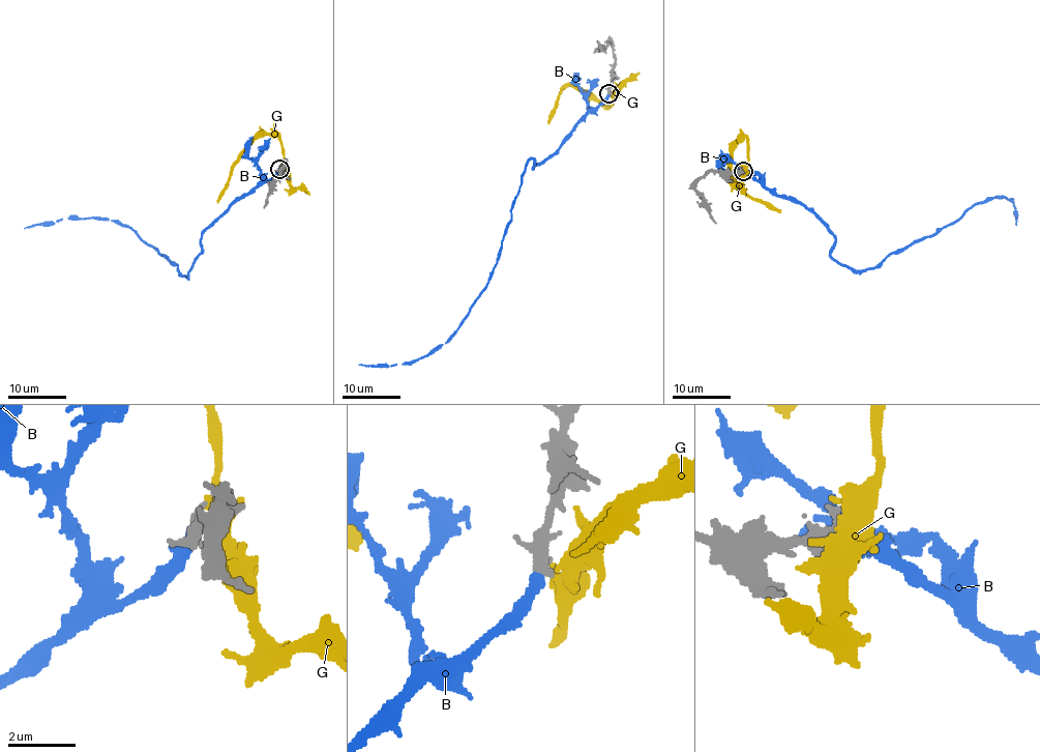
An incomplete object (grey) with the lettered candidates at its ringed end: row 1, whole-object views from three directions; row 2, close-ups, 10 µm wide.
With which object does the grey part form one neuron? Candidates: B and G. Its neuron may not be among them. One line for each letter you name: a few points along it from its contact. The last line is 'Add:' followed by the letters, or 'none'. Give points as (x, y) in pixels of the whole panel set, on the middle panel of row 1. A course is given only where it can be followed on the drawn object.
B: via (608, 93), (553, 154), (533, 168), (529, 160), (525, 167), (488, 283), (446, 344), (405, 364), (358, 365)
Add: B

